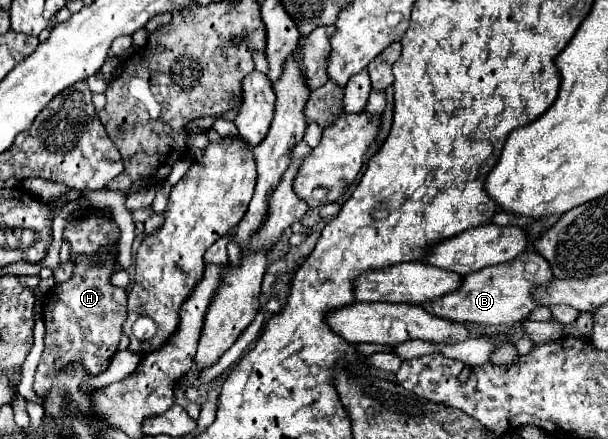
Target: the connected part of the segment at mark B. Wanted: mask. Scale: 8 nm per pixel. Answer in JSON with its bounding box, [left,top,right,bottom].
[422,253,554,325]

